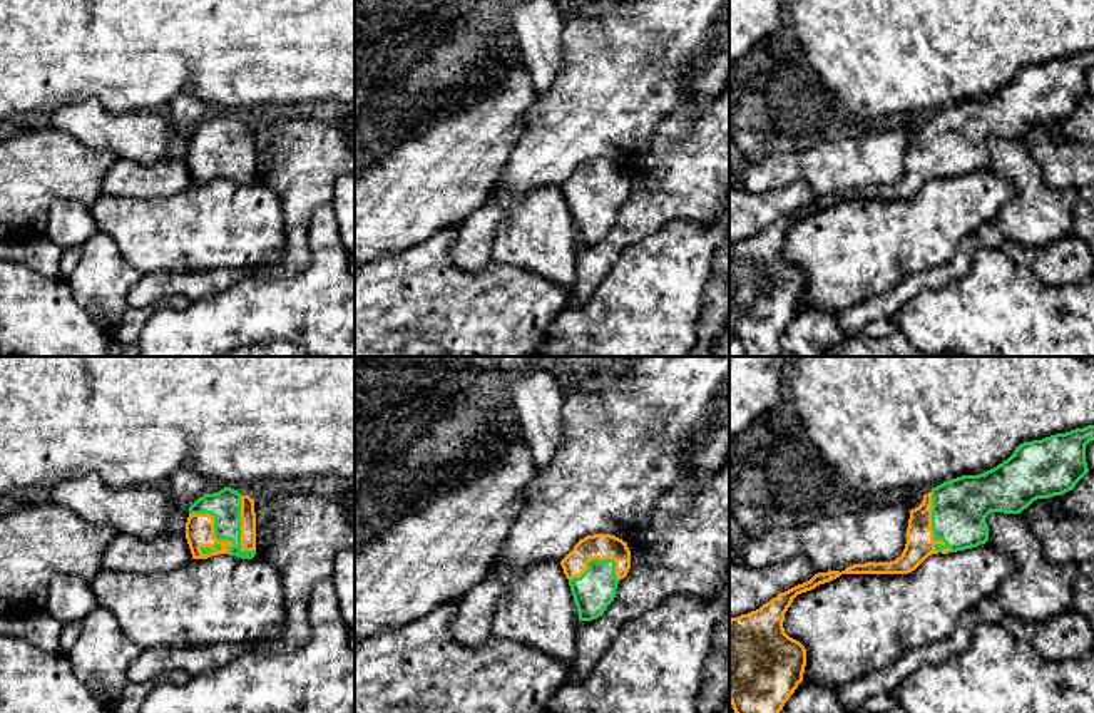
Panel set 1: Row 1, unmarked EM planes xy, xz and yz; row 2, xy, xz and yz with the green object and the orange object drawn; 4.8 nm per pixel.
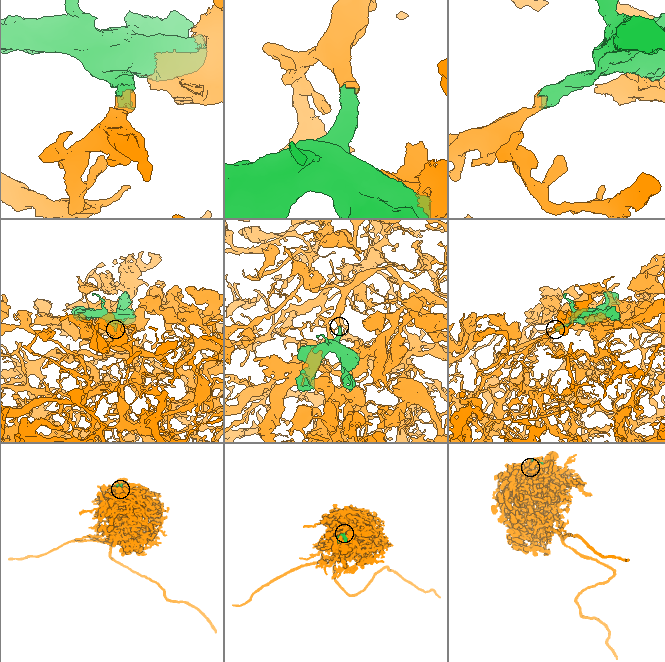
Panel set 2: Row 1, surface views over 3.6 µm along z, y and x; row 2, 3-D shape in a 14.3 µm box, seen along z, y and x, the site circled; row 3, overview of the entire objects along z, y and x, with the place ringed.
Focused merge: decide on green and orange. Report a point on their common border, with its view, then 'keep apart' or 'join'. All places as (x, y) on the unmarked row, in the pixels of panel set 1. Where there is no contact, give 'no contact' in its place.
meets green in xy at (214, 154); join

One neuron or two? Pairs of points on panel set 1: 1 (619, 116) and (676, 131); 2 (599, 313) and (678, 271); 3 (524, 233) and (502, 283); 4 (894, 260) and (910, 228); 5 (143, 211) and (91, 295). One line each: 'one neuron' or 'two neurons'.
1: two neurons
2: one neuron
3: two neurons
4: one neuron
5: two neurons

